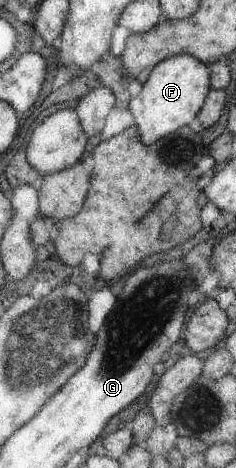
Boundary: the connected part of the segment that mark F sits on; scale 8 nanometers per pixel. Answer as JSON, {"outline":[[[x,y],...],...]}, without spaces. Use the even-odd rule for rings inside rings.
{"outline":[[[177,53],[158,62],[151,69],[139,92],[129,99],[126,106],[133,117],[139,142],[145,146],[153,144],[158,138],[189,124],[203,106],[209,89],[207,65],[193,56]]]}

